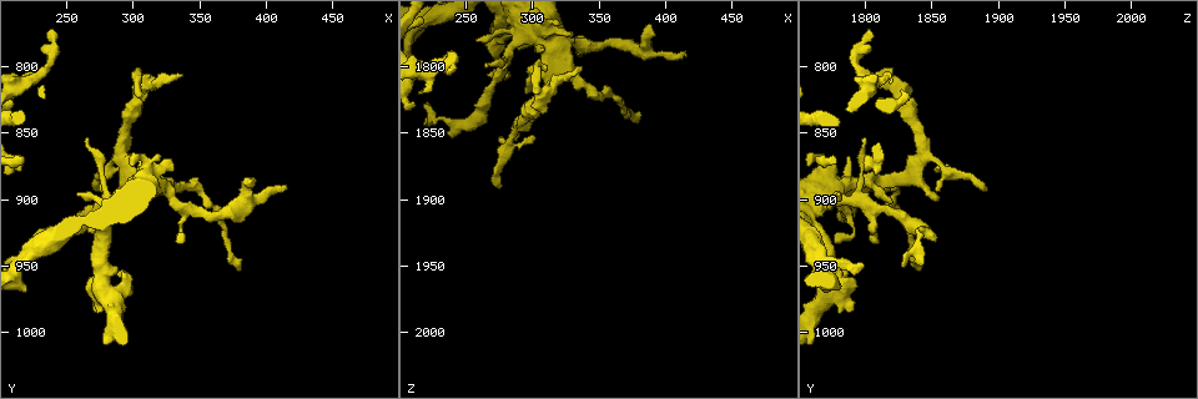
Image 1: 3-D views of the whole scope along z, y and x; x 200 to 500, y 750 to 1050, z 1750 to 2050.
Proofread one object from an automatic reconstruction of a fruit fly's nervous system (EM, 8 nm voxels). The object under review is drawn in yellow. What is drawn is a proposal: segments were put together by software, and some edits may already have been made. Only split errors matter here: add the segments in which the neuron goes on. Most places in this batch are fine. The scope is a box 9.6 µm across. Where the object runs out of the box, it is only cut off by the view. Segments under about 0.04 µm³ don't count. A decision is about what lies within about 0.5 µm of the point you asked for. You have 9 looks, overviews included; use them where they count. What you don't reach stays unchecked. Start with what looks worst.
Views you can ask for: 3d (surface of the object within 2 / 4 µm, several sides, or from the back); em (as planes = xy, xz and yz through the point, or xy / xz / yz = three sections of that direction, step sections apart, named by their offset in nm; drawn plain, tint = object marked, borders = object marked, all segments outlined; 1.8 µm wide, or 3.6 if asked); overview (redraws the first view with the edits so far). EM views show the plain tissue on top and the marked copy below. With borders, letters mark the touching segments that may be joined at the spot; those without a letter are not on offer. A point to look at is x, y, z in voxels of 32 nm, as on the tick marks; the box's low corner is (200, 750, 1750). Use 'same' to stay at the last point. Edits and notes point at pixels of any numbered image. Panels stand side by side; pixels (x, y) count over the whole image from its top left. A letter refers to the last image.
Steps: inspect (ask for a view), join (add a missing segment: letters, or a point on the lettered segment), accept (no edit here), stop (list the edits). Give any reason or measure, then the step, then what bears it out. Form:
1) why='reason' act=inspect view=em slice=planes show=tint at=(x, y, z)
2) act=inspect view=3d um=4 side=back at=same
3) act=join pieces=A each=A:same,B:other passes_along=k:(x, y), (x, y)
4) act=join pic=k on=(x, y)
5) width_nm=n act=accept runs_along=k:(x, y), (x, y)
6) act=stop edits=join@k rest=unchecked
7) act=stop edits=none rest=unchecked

why='an open end' act=inspect view=em slice=planes show=borders at=(236, 774, 1804)

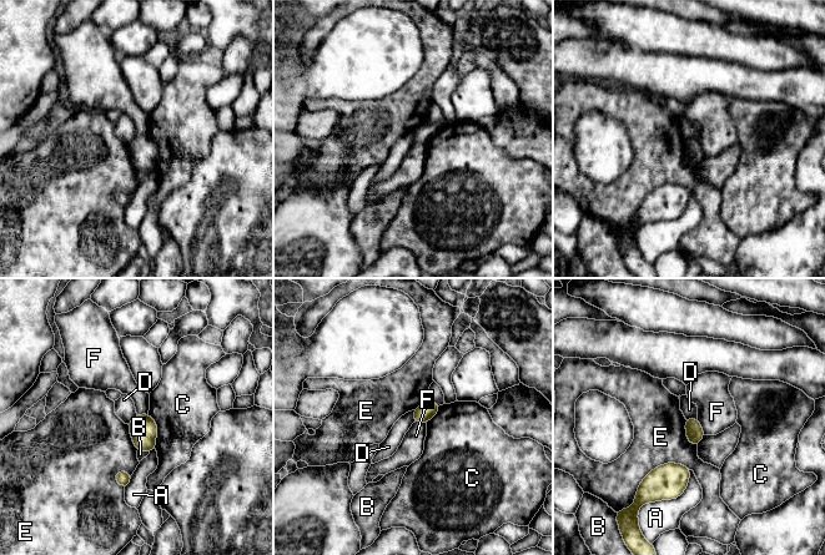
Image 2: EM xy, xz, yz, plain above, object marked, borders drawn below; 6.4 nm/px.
longest_contact=E:360nm act=accept each=A:other,B:other,C:other,D:other,E:other,F:other found='no lettered segment goes on from it'

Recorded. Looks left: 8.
why='free end' act=inspect view=em slice=xy step=4 show=tint at=(416, 890, 1790)

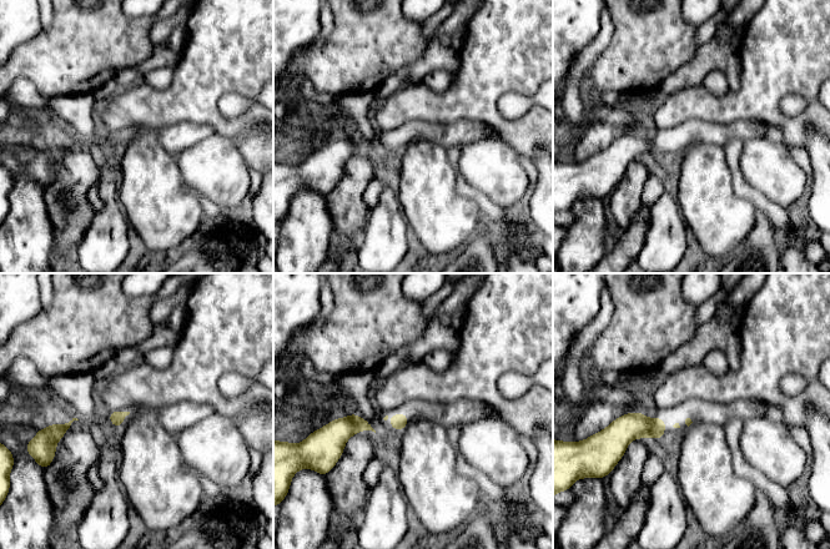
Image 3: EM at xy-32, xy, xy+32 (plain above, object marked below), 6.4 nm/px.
act=inspect view=em slice=planes show=tint at=same

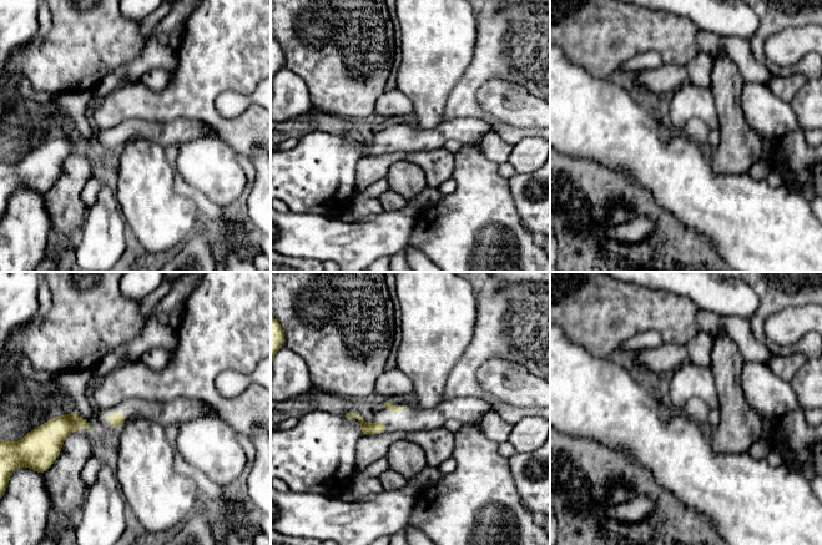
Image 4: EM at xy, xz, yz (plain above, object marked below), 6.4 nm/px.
act=inspect view=em slice=planes show=borders at=same

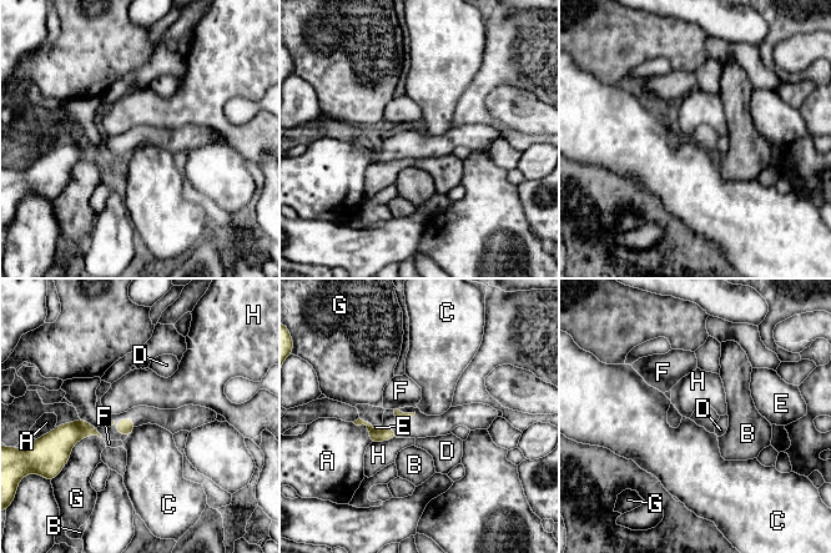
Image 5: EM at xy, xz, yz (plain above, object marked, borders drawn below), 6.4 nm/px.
act=accept each=A:other,B:other,C:other,D:other,E:other,F:other,G:other,H:other border=5:(136, 427), (131, 431) found='no lettered segment goes on from it'

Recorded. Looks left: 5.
why='abrupt turn' act=inspect view=em slice=xy step=8 show=borders at=(276, 966, 1772)

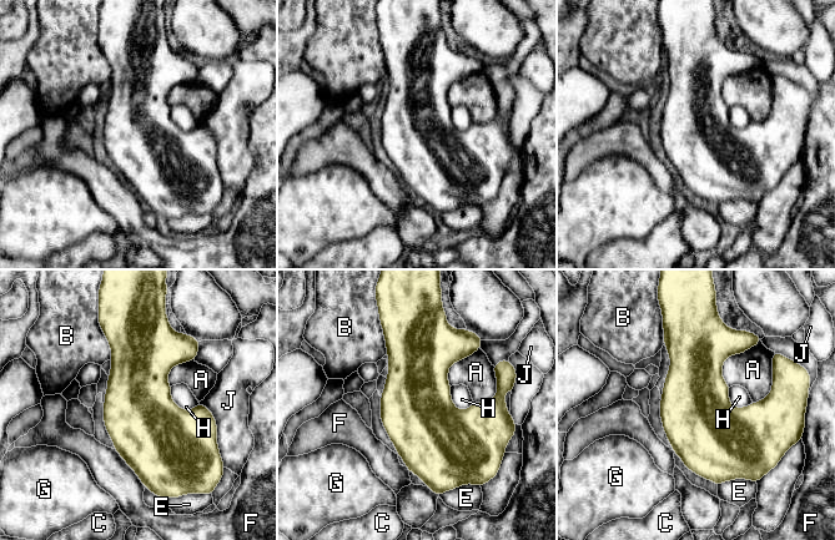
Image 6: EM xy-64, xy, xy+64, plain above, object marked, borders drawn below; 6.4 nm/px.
longest_contact=A:320nm act=accept each=A:other,B:other,C:other,E:other,F:other,G:other,H:other,J:other border=6:(170, 387), (182, 409), (199, 403) found='none of them fits'

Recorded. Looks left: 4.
act=inspect view=em slice=xy step=16 show=borders at=(336, 806, 1800)

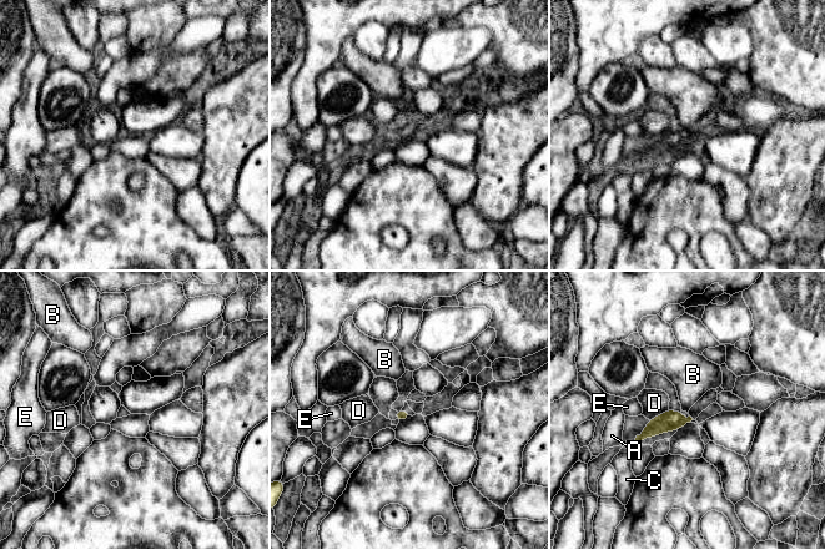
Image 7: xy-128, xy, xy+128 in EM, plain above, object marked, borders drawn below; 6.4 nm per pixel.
why='another direction' act=inspect view=em slice=planes show=borders at=same

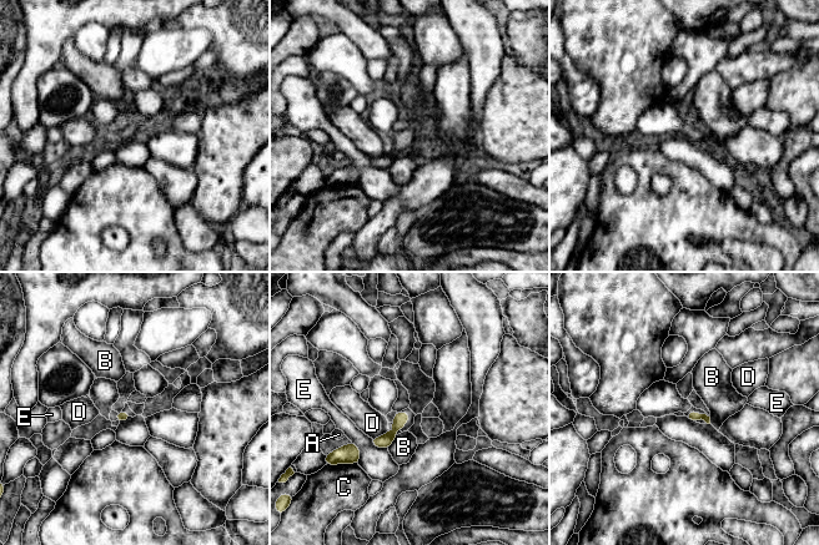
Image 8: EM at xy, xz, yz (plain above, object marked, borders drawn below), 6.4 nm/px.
act=accept each=A:other,B:other,C:other,D:other,E:other runs_along=8:(406, 415), (383, 442), (375, 442) found='no lettered segment goes on from it'

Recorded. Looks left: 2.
act=stop edits=none rest=unchecked

